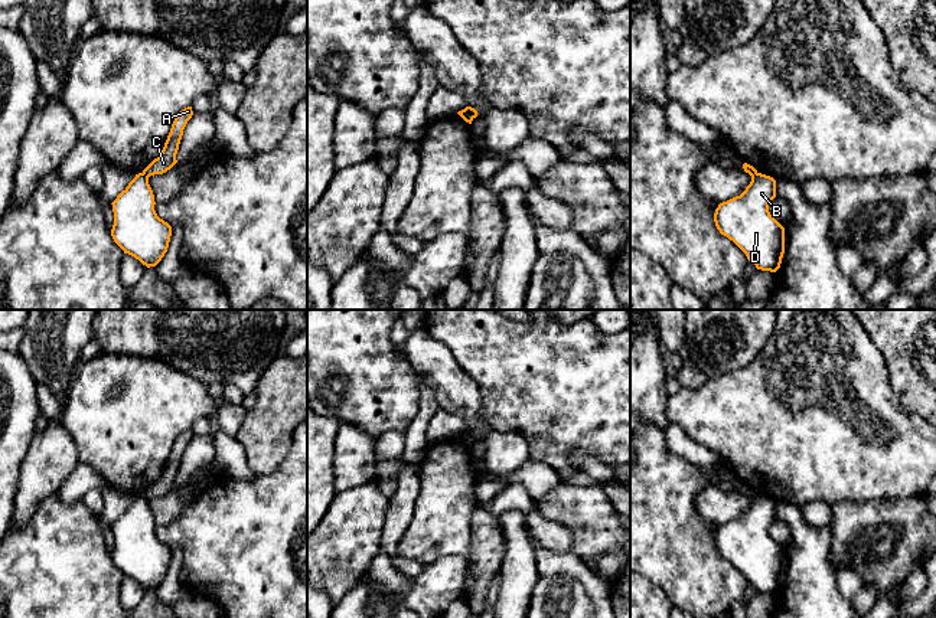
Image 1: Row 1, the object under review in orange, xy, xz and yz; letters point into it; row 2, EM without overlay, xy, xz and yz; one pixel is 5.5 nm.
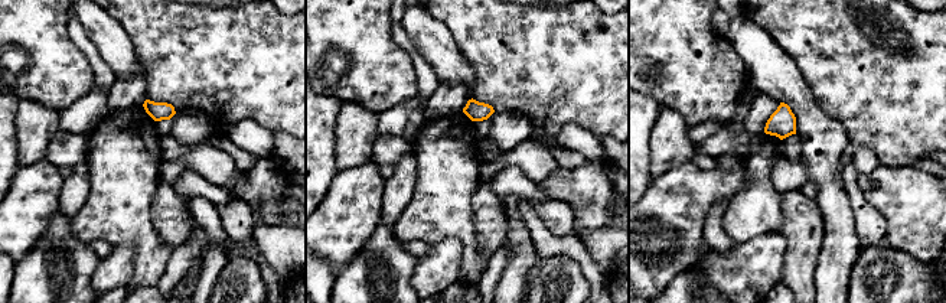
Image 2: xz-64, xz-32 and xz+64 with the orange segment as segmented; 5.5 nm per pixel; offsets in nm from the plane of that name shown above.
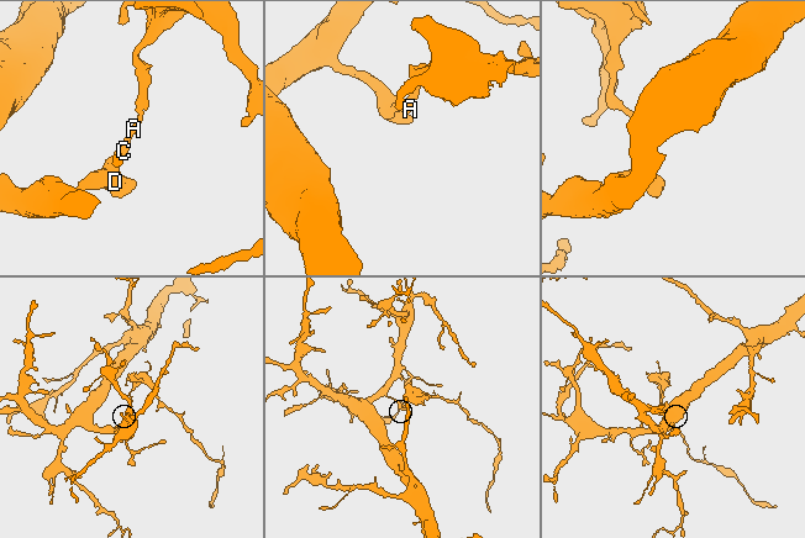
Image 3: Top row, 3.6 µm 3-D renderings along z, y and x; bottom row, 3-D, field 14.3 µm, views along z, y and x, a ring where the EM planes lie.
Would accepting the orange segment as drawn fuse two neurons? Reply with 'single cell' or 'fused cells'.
fused cells

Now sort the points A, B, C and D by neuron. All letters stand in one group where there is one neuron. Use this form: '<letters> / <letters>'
A C / B D

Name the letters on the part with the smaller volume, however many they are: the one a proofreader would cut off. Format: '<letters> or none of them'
A, C

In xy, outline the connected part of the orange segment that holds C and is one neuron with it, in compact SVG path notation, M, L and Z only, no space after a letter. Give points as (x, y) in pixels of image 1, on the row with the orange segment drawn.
M192 107L182 109L176 115L162 153L143 170L147 177L163 174L177 163L176 154L183 135L183 130L192 115Z

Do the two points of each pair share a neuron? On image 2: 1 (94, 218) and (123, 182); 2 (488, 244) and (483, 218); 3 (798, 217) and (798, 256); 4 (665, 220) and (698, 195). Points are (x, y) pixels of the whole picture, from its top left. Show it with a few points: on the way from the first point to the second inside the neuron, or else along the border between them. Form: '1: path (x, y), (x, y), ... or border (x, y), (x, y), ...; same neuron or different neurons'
1: path (103, 209), (121, 191); same neuron
2: path (488, 238), (488, 224); same neuron
3: path (798, 227), (798, 246); same neuron
4: path (674, 211), (690, 195); same neuron

